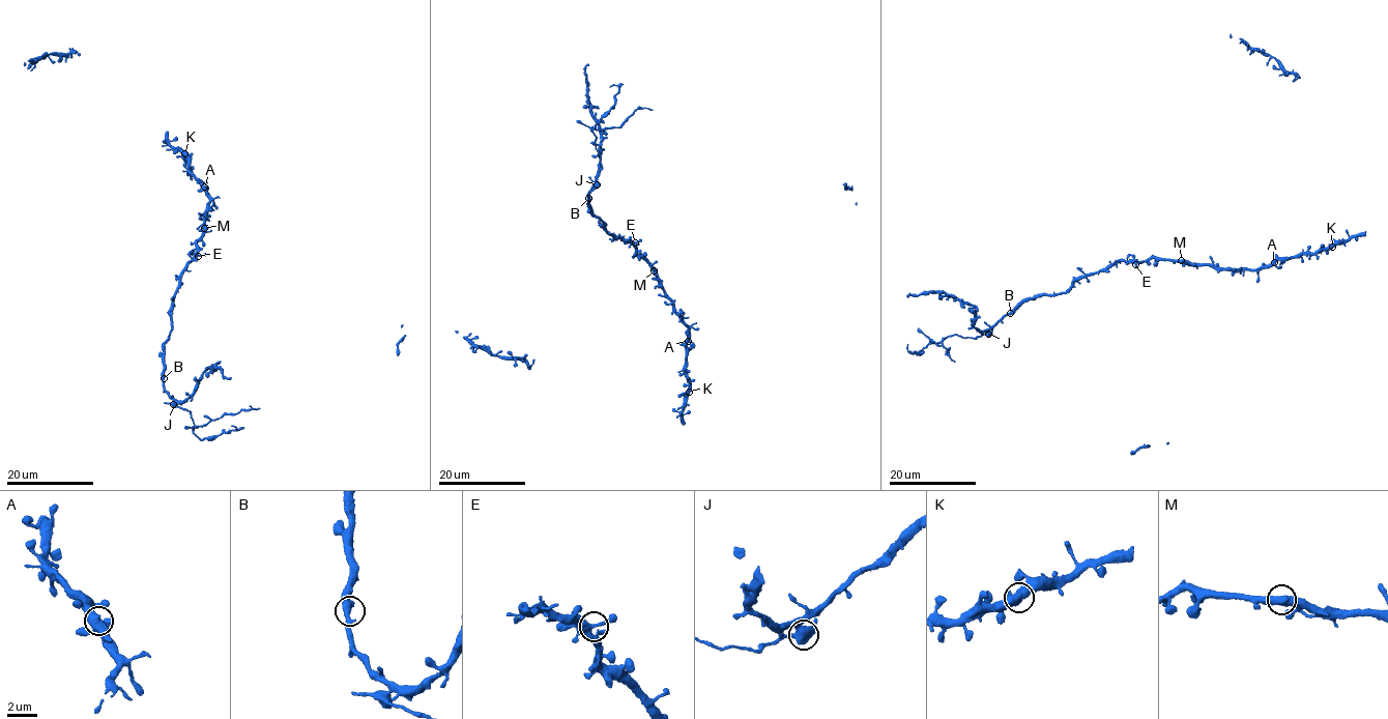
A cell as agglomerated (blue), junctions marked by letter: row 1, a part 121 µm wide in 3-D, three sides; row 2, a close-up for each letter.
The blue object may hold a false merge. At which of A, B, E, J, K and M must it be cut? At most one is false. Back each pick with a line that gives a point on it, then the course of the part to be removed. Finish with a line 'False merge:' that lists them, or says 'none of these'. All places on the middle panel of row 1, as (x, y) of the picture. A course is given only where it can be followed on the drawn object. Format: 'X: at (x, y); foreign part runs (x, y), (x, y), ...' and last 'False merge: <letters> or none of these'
J: at (597, 184); foreign part runs (597, 184), (602, 167), (591, 128), (620, 126), (637, 109), (652, 110)
False merge: J

